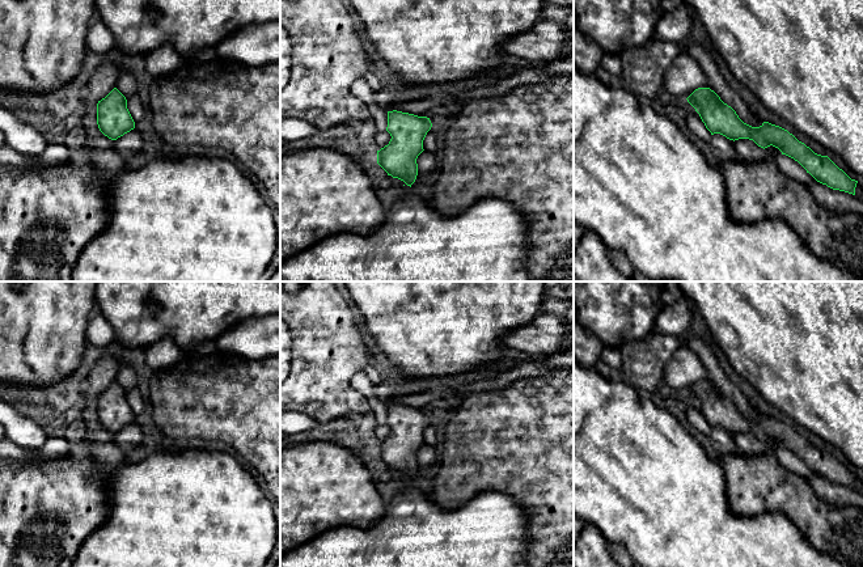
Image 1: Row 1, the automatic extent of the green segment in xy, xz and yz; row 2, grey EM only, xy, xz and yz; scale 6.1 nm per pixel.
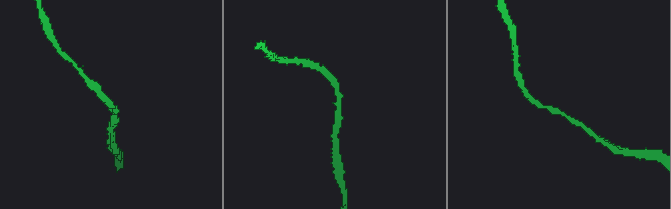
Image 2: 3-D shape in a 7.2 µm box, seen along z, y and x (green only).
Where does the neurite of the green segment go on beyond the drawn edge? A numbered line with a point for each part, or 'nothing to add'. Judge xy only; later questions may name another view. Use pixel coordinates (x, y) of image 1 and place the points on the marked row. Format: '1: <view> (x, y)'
nothing to add

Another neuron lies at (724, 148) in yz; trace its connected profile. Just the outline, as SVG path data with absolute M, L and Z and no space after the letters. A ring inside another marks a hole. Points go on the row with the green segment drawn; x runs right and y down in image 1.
M714 134L711 135L708 144L722 162L740 160L733 140L729 140L720 134Z

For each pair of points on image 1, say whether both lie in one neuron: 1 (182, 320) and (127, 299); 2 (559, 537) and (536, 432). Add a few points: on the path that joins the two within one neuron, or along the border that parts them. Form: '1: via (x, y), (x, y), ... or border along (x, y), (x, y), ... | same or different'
1: via (169, 320), (152, 321), (140, 309) | same
2: via (559, 511), (559, 458) | same

